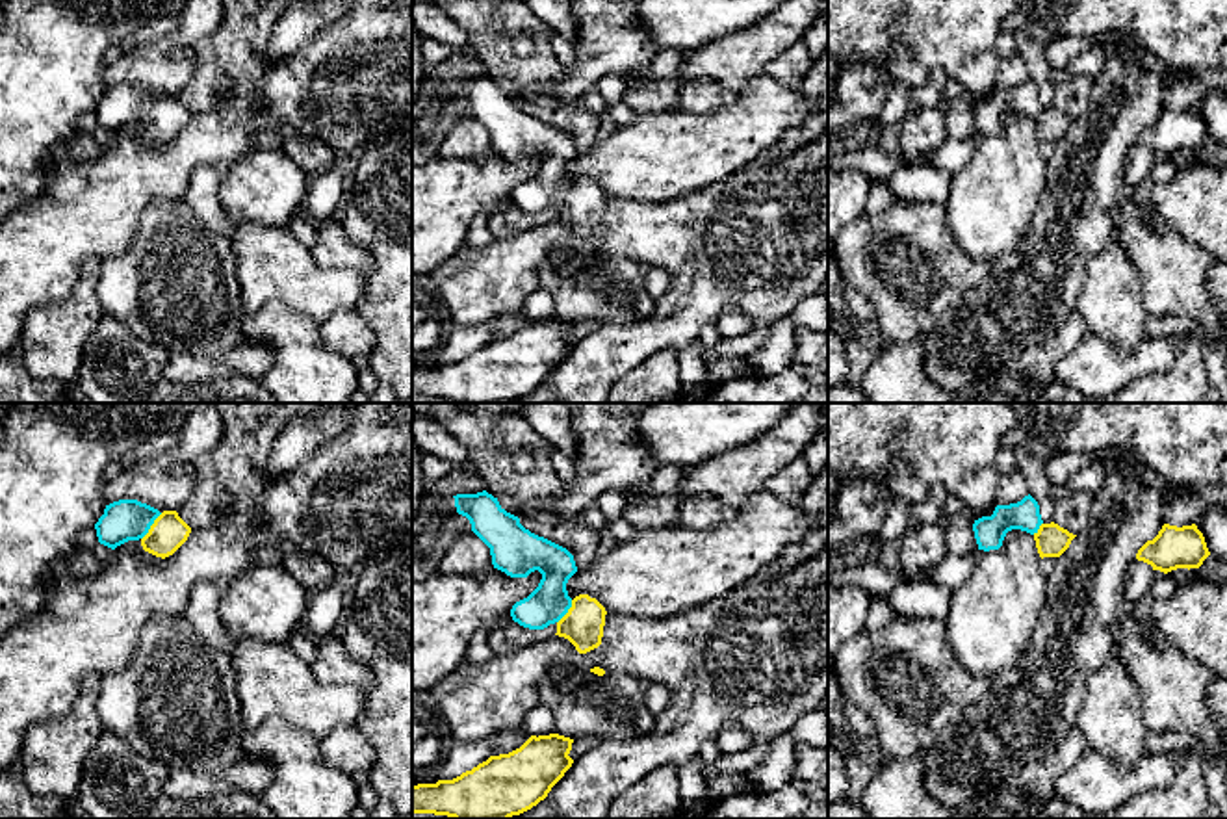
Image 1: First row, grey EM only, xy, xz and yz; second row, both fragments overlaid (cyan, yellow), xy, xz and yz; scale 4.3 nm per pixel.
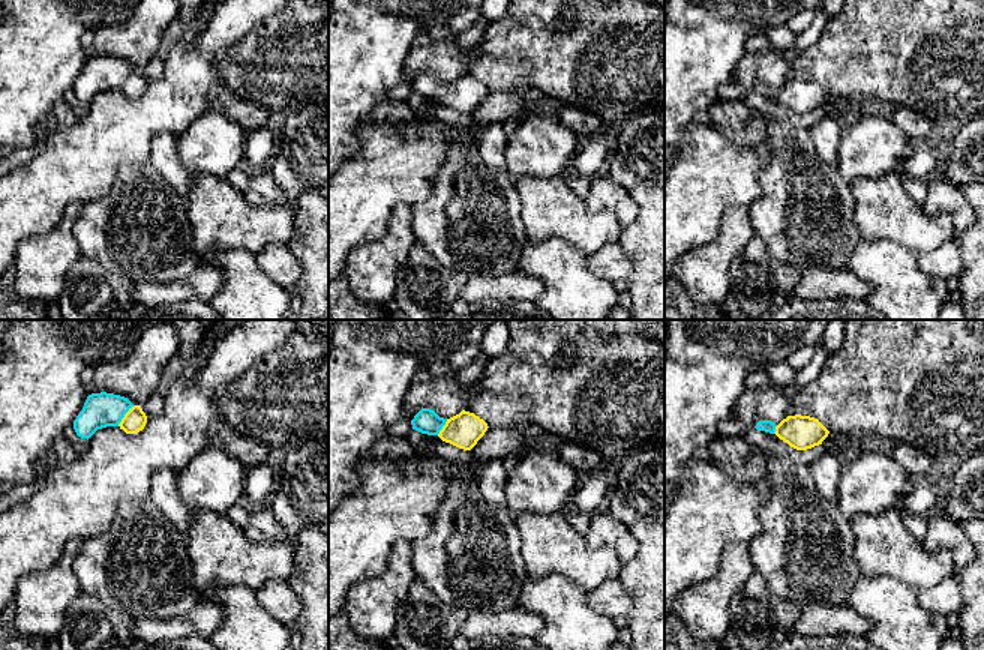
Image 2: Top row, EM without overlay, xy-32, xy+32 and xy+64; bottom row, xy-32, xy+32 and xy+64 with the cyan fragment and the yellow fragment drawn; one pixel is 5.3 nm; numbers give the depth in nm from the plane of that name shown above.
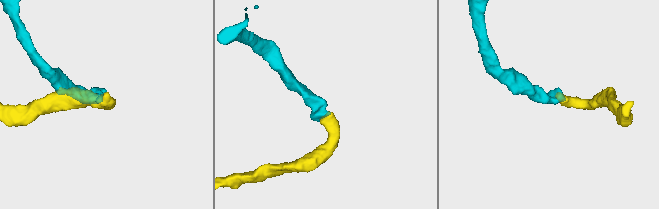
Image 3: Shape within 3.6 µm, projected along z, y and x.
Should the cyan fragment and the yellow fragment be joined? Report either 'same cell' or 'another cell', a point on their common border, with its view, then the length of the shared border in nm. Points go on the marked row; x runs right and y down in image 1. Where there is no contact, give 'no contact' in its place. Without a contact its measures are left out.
same cell; meets cyan in xy at (151, 524); contact 150 nm long

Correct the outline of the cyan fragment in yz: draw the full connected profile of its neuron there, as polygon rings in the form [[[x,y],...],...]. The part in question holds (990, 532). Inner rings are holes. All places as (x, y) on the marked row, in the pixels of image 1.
[[[1028,494],[1017,503],[997,505],[991,516],[975,520],[978,550],[999,550],[1008,531],[1021,529],[1034,537],[1040,557],[1060,557],[1077,537],[1058,524],[1045,524],[1038,501]]]

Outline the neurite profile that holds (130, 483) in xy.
[[[215,405],[193,410],[176,433],[176,444],[169,451],[150,459],[137,459],[132,468],[123,468],[113,481],[106,481],[104,505],[119,500],[137,500],[158,509],[160,513],[176,511],[193,492],[193,479],[197,477],[195,461],[212,451],[219,444],[221,436],[223,418]]]

